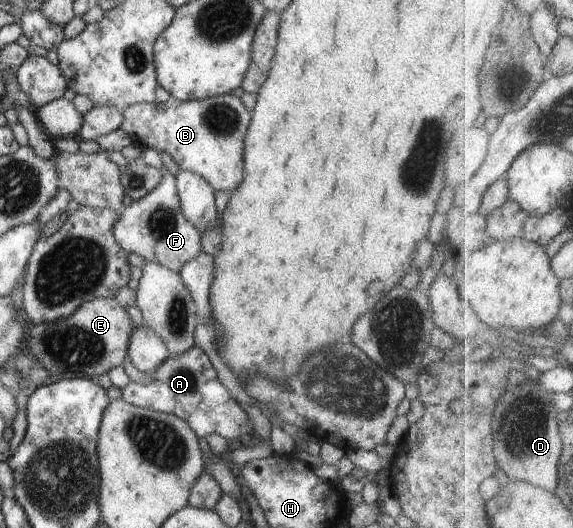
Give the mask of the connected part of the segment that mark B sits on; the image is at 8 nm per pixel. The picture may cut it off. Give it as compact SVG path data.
M158 85L153 102L133 104L124 109L120 128L141 149L168 153L177 162L179 170L200 175L214 191L233 195L245 177L243 139L251 121L249 113L241 100L232 94L180 102Z

